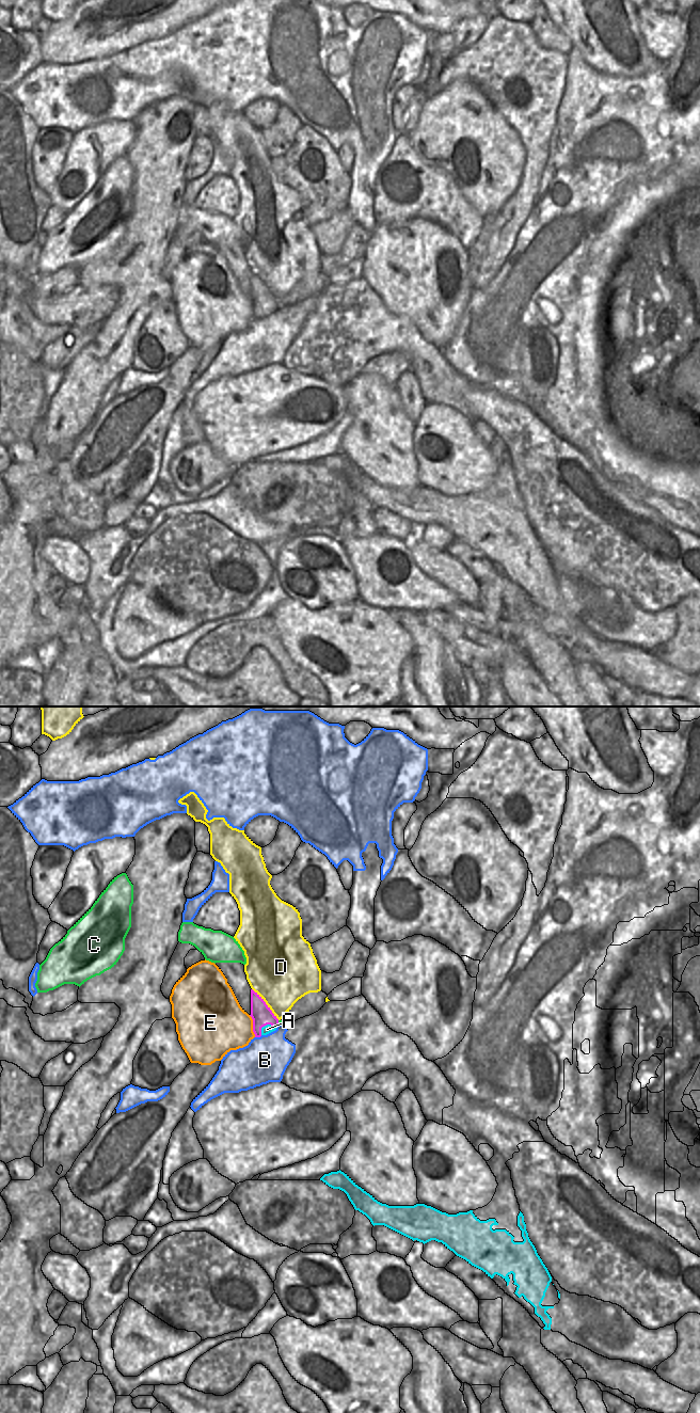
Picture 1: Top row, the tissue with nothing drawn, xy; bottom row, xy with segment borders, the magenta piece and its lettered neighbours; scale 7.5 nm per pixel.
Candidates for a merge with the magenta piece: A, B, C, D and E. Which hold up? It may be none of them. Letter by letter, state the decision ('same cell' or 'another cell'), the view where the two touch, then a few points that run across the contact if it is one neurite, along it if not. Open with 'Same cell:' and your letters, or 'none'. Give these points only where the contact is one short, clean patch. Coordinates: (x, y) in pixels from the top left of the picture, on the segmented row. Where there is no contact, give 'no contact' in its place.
Same cell: A
A: same cell; contact in xy; line xy (261, 1015), (265, 1025), (267, 1029)
B: another cell; contact in xy
C: another cell; contact in xy; line xy (277, 1020), (279, 1023)
D: another cell; contact in xy
E: another cell; contact in xy; line xy (249, 1015), (252, 1019), (252, 1031), (255, 1036)

